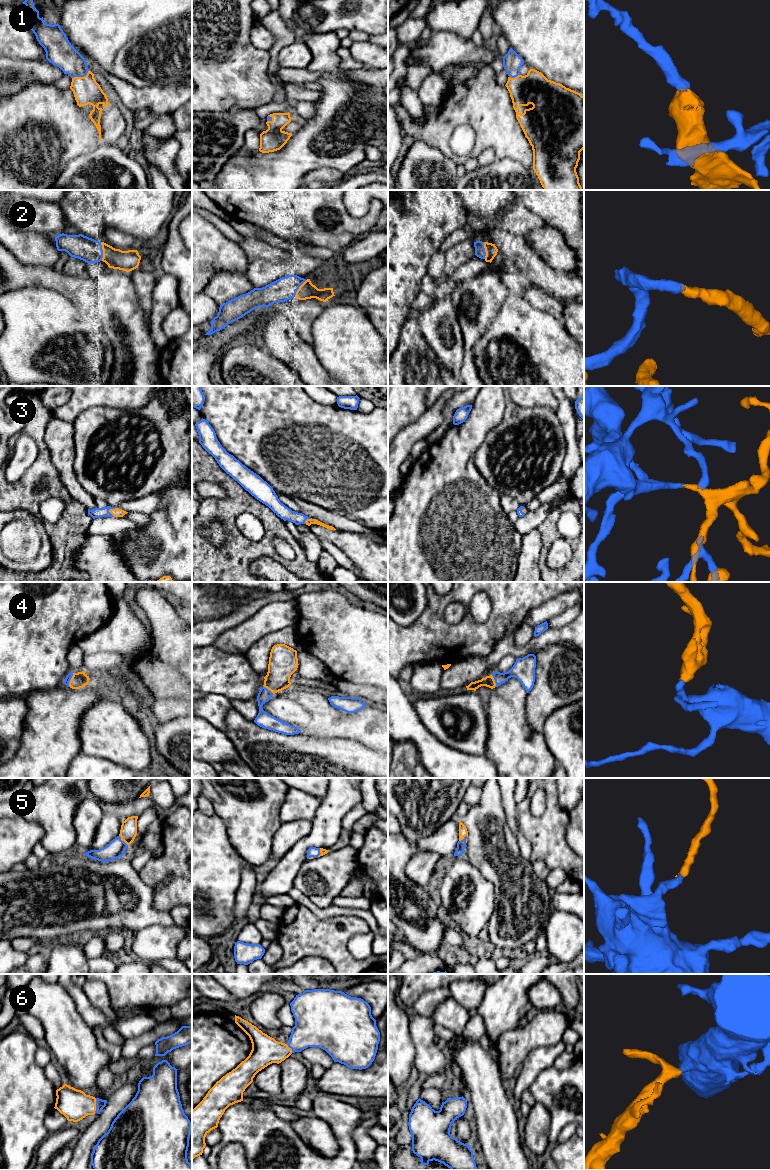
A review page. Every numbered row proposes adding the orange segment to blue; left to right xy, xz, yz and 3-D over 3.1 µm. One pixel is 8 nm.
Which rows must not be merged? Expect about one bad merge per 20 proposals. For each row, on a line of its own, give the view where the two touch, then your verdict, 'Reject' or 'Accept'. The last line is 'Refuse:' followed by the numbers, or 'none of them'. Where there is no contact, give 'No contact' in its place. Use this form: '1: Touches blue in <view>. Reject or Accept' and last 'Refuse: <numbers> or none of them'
1: Touches blue in xy. Accept
2: Touches blue in xy. Accept
3: Touches blue in xy. Accept
4: Touches blue in xy. Accept
5: Touches blue in yz. Accept
6: Touches blue in xy. Accept
Refuse: none of them

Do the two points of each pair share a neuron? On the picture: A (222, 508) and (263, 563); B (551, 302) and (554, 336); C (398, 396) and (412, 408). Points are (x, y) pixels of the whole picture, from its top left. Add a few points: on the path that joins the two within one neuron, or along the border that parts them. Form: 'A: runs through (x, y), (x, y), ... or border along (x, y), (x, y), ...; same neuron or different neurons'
A: border along (282, 564), (260, 556), (251, 563), (249, 569); different neurons
B: border along (531, 305), (561, 320); different neurons
C: runs through (401, 399), (409, 405); same neuron

